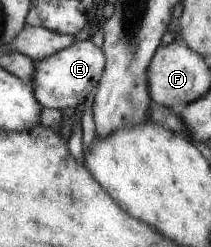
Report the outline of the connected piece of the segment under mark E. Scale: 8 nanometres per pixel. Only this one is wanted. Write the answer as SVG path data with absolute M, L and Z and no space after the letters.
M92 40L76 41L73 45L52 53L50 56L34 63L34 74L30 80L36 100L42 107L64 111L66 108L76 108L92 95L92 88L98 84L105 67L104 51Z

